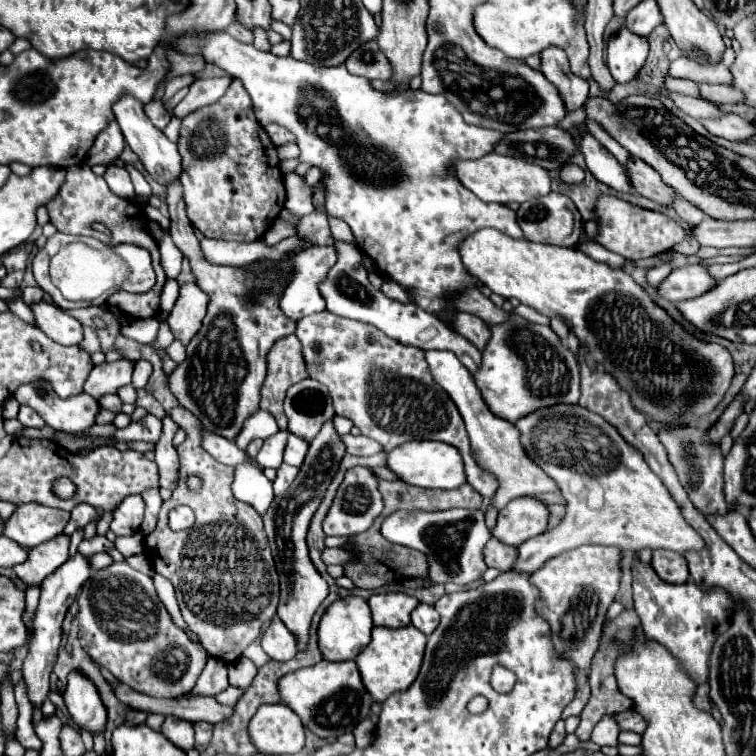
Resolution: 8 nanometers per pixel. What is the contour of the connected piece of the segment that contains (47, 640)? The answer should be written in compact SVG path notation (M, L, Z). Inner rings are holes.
M76 553L76 557L68 559L60 569L56 569L52 575L48 575L40 585L40 603L36 609L36 615L30 623L30 639L28 639L28 657L24 661L24 679L28 687L28 697L34 707L40 707L50 691L50 673L56 665L58 647L62 639L62 621L68 611L68 607L74 603L78 589L82 583L90 577L90 565L88 557Z

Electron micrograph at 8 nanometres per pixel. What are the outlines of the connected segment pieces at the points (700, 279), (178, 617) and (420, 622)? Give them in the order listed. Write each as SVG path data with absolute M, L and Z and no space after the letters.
M686 265L676 267L672 273L660 283L658 295L668 301L684 301L704 295L712 287L714 279L708 275L706 267L702 265Z
M154 575L154 585L156 585L156 591L158 591L160 601L162 601L164 607L168 609L168 615L174 617L174 623L176 623L180 629L184 629L194 641L200 641L198 635L196 635L194 631L190 631L188 625L186 625L184 619L182 619L182 613L180 613L180 609L178 609L178 603L176 603L176 595L174 595L174 587L172 587L172 583L170 583L168 579L164 579L162 575Z
M420 603L414 611L412 611L412 625L418 627L424 635L430 635L436 625L440 623L440 615L436 613L434 605L428 605L428 603Z

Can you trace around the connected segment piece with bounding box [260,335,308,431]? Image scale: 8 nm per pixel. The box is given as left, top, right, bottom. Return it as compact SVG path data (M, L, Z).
M288 335L270 349L268 353L268 373L262 385L260 409L272 413L282 431L288 429L288 419L284 417L282 403L288 387L306 379L306 365L302 359L302 345L296 335Z

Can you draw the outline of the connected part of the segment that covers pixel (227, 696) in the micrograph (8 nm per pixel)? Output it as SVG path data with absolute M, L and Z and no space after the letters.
M228 687L226 691L222 691L222 693L218 693L216 695L216 699L222 703L222 705L228 705L228 707L234 707L236 705L236 701L242 697L242 689L238 689L238 687Z

